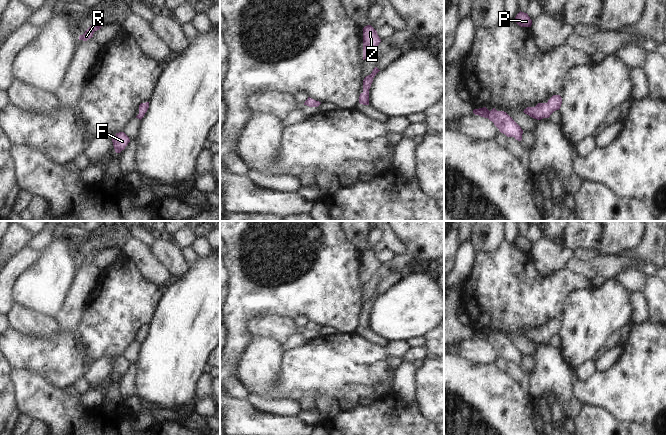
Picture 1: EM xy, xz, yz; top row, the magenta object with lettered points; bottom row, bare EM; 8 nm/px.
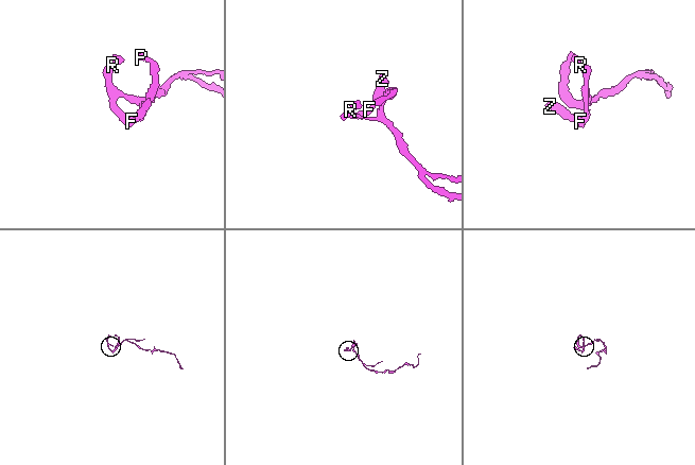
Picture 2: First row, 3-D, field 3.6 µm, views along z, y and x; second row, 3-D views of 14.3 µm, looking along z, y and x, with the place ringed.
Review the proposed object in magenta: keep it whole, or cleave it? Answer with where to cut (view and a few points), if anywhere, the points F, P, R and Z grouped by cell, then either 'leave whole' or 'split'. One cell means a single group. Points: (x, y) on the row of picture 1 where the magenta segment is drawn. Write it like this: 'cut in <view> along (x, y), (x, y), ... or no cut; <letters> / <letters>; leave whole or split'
no cut; F P R Z; leave whole

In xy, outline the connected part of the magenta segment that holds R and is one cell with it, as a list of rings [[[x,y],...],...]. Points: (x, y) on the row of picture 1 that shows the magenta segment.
[[[92,24],[83,35],[79,36],[79,40],[87,41],[88,39],[93,37],[95,31],[99,30],[102,26],[98,26],[96,24]]]

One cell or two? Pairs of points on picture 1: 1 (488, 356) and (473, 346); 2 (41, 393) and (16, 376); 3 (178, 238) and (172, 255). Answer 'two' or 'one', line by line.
1: one
2: one
3: two

